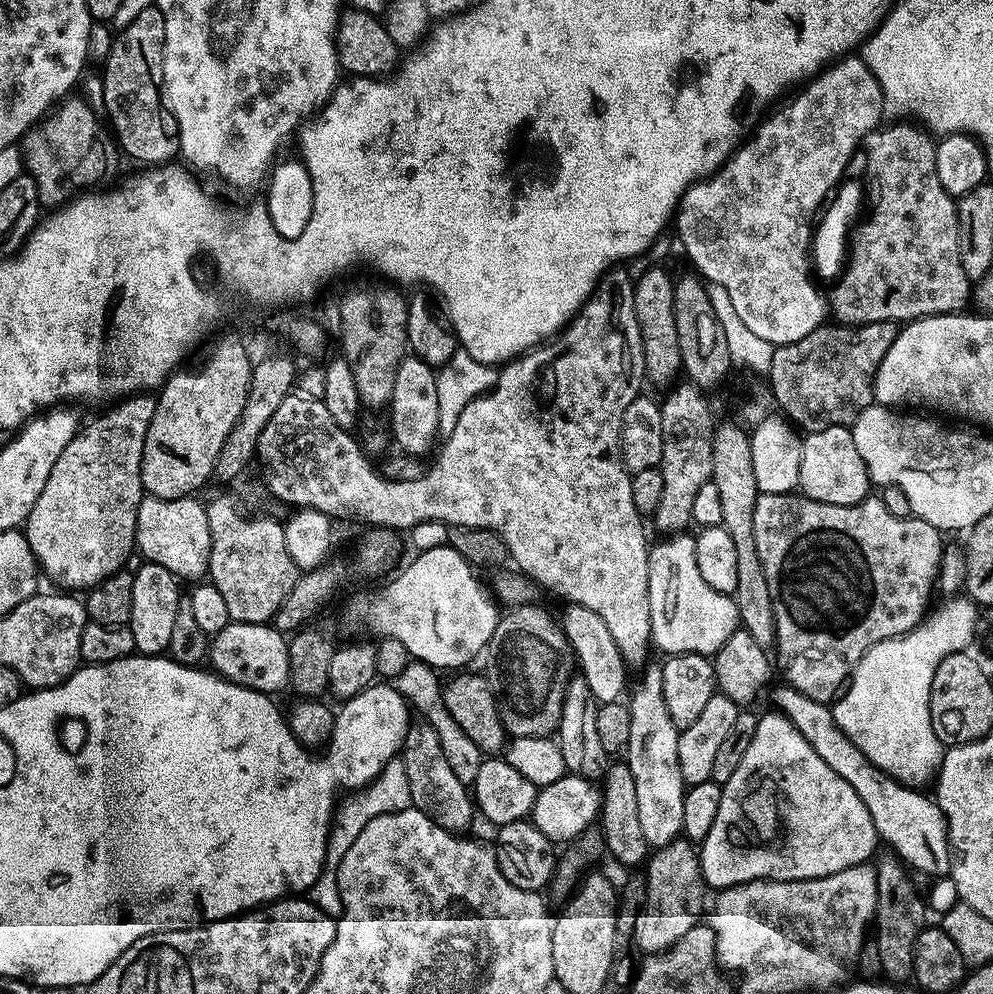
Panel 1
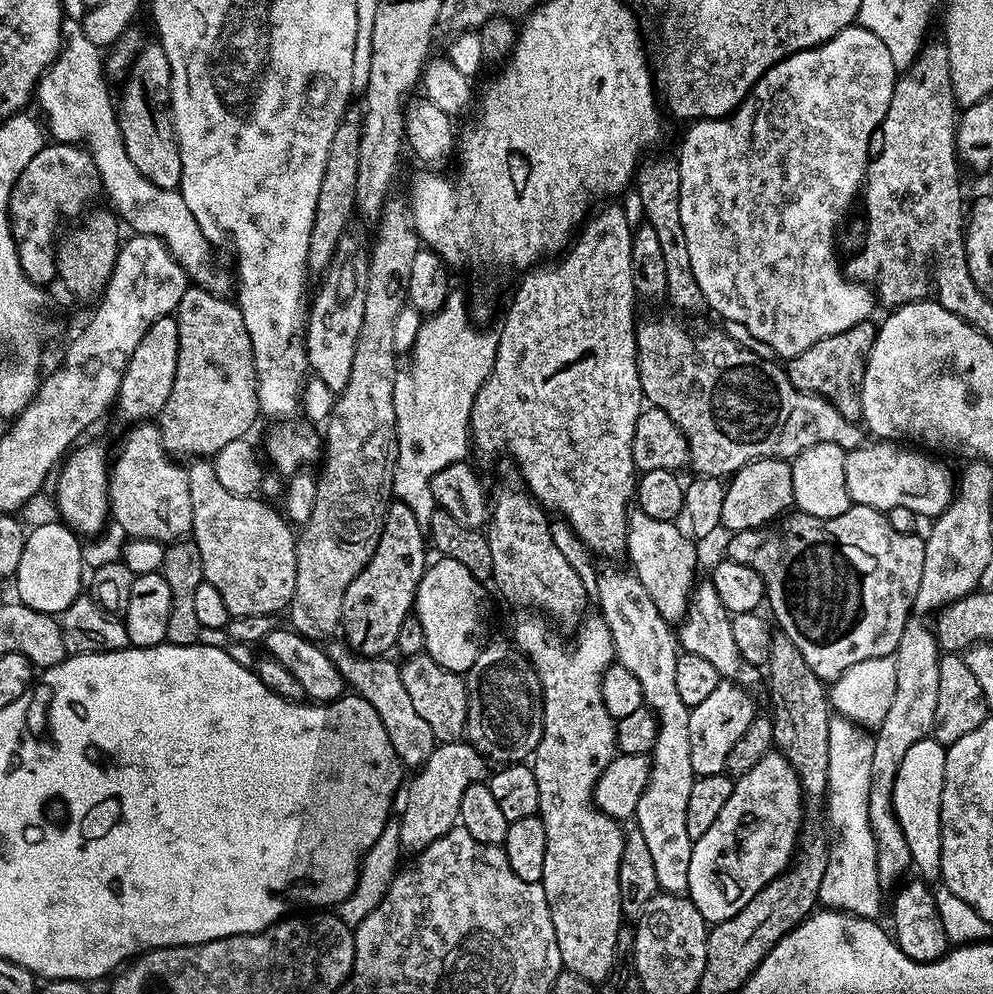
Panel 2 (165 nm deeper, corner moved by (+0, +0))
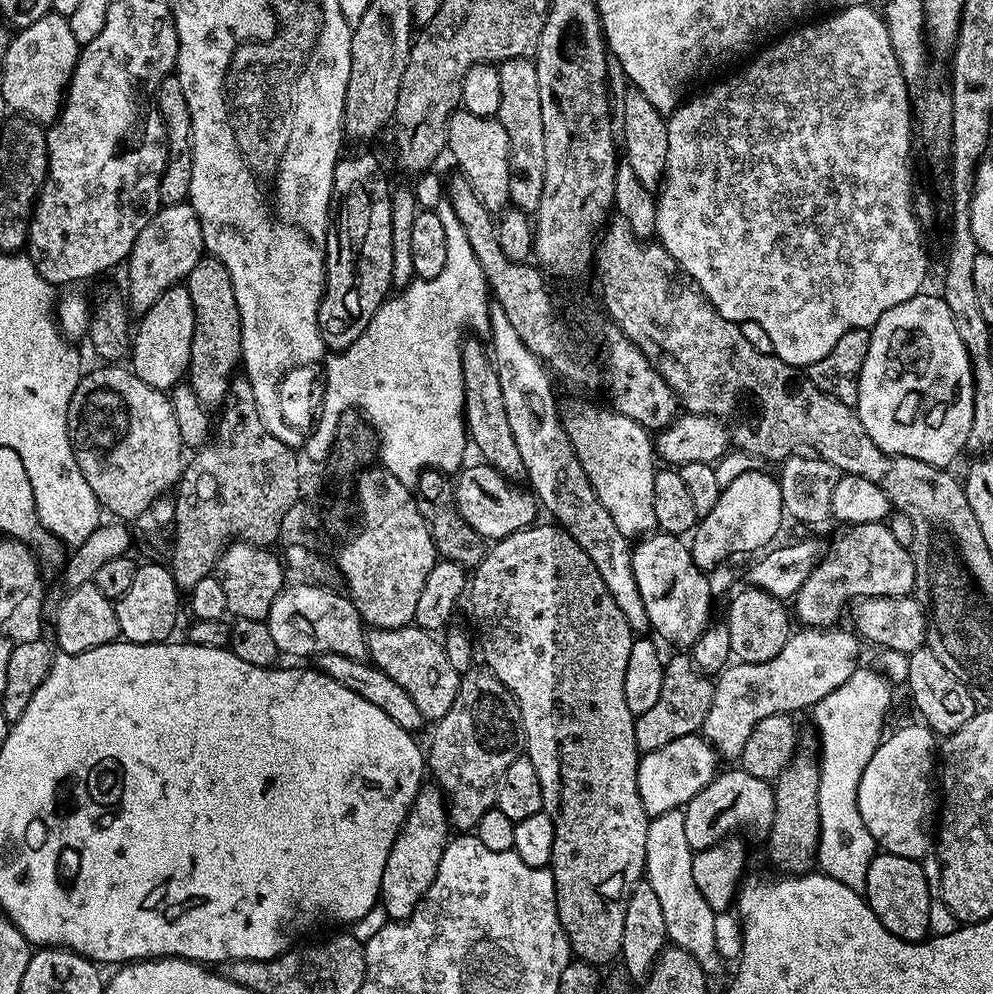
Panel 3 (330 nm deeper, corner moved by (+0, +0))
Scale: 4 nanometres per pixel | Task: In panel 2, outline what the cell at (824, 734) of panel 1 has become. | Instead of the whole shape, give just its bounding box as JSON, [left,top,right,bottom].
[678,579,762,690]

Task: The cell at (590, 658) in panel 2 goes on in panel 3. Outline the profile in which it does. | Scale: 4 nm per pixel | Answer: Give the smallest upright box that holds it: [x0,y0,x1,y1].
[466,522,649,966]

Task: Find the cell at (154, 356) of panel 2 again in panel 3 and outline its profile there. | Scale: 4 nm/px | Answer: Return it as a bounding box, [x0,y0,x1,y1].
[130,286,194,390]

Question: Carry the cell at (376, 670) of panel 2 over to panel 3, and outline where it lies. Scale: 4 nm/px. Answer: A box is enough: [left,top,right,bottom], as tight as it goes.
[266,582,368,660]

